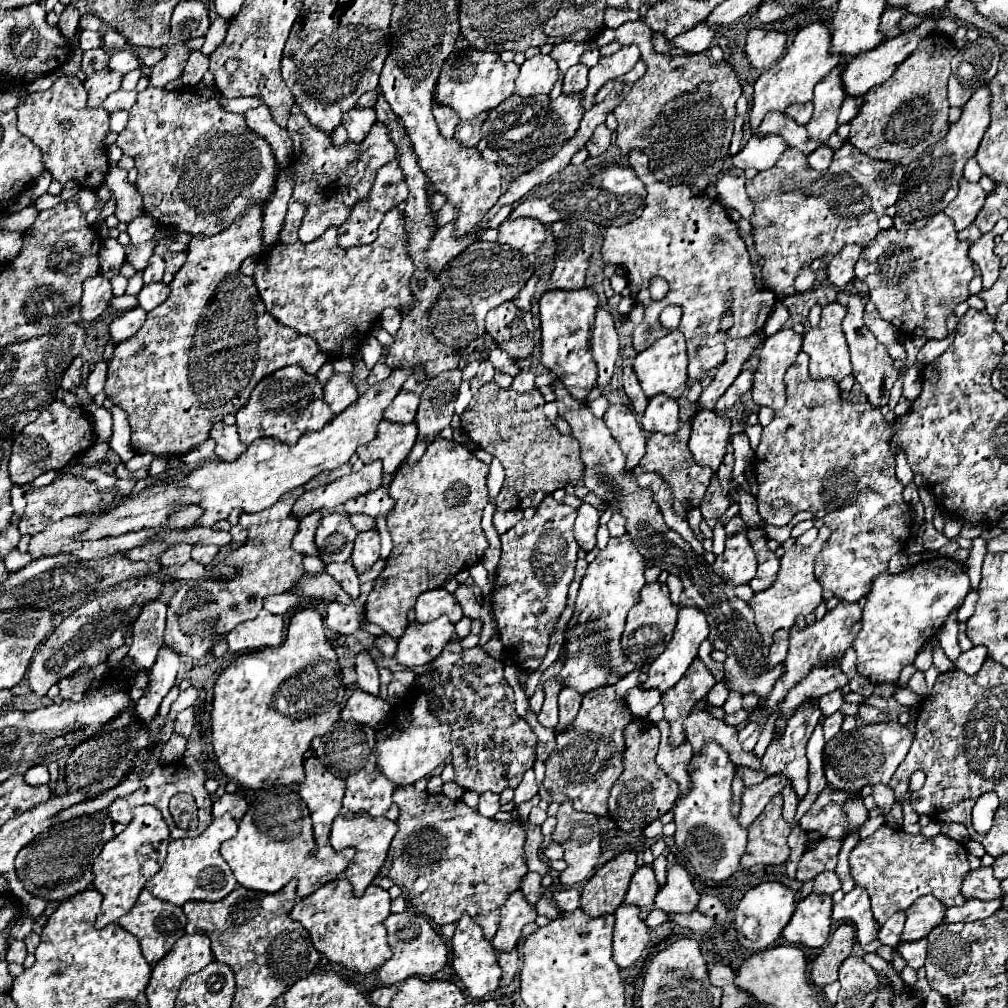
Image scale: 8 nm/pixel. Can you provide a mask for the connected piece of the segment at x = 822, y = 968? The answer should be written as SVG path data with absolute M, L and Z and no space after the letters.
M841 924L833 932L833 936L823 946L821 954L815 958L811 968L811 982L817 988L823 988L825 984L831 984L837 980L837 970L841 962L851 954L853 938L855 938L855 930L851 924Z

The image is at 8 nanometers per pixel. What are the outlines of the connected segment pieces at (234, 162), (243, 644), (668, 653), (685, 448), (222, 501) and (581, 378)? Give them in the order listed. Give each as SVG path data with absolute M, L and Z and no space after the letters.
M149 86L139 92L137 102L129 110L127 128L117 136L115 144L125 156L135 160L135 168L139 170L137 190L143 196L143 210L159 224L193 236L211 236L225 230L225 226L229 226L229 222L233 222L249 202L261 202L273 194L277 162L267 140L251 132L241 114L223 110L215 98L197 100L189 88L165 92Z
M261 610L257 618L239 624L227 634L229 650L235 654L257 650L257 648L277 648L283 644L285 622L283 616L275 616L267 610Z
M685 606L685 608L681 608L679 610L679 620L677 620L677 626L675 626L675 634L673 634L671 642L651 662L647 678L645 678L645 682L641 686L643 688L657 688L661 692L665 692L667 688L675 686L681 680L681 676L685 674L685 670L689 668L689 664L693 662L693 658L697 656L697 648L707 638L707 632L709 632L709 626L705 622L705 614L703 614L701 608L697 608L697 606Z
M691 422L681 424L681 428L675 434L651 434L647 438L647 452L639 462L639 468L643 472L657 472L663 482L669 486L673 496L673 512L681 518L687 516L689 508L697 508L705 496L705 490L715 476L715 472L707 466L699 466L689 450L689 434L691 434Z
M397 368L391 376L383 382L377 382L367 388L365 394L357 398L347 410L335 416L329 424L325 424L317 432L303 434L297 444L285 444L277 438L257 438L235 462L221 460L207 460L197 470L193 470L187 478L175 480L171 486L151 486L137 498L121 498L121 504L109 508L93 526L81 534L85 540L97 540L105 536L119 536L131 530L151 528L151 526L165 526L167 516L173 506L181 504L201 504L203 516L199 518L199 526L213 526L217 520L229 516L233 508L243 512L261 512L273 506L281 494L303 486L311 478L315 478L323 470L339 468L341 464L349 462L355 454L359 444L367 444L377 436L377 426L383 420L385 408L393 402L393 398L403 388L405 380L417 372L417 368Z
M593 288L579 290L547 290L539 302L541 318L541 352L543 366L549 368L569 390L575 400L585 400L597 382L597 364L591 354L589 330L597 310L597 292Z

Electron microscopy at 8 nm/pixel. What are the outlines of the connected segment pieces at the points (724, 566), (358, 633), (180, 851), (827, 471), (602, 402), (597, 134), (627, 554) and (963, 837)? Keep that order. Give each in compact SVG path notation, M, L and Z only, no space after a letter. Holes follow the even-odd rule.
M735 514L725 526L725 552L717 556L713 570L717 576L729 578L733 584L747 584L757 572L757 558L747 538L747 524Z
M375 580L362 584L359 597L350 604L339 604L339 602L327 604L327 618L325 618L329 630L343 636L351 636L359 640L363 646L369 646L369 650L377 650L377 644L375 636L363 628L363 624L367 621L363 616L363 607L374 585Z
M223 814L219 818L213 818L213 822L207 826L207 830L195 838L183 838L183 840L171 840L167 858L163 868L147 882L147 890L165 902L171 902L175 906L183 906L187 900L201 900L201 902L217 902L225 898L235 886L237 880L229 868L229 864L221 858L219 846L227 838L233 838L237 834L237 822L231 818L231 814Z
M799 352L797 360L789 366L787 374L785 374L785 382L787 382L787 404L785 408L777 410L773 420L763 426L763 434L761 434L761 442L755 450L755 462L753 462L753 468L755 468L755 478L757 478L757 495L755 496L758 506L758 512L760 517L767 522L767 524L778 526L783 524L783 520L791 520L793 514L801 512L801 510L809 510L813 512L817 518L821 518L825 522L825 526L831 530L831 538L829 538L829 544L825 546L825 550L821 550L821 554L817 556L817 562L815 562L815 576L821 584L823 590L831 590L835 594L835 598L841 598L841 600L847 600L847 602L857 602L859 598L863 598L867 592L869 592L869 586L871 586L871 578L885 572L887 570L887 564L891 560L891 556L895 556L897 552L903 552L907 546L907 540L911 536L911 508L909 504L905 504L901 492L903 492L903 484L897 480L895 476L895 458L893 454L889 454L889 422L885 422L883 414L879 408L873 408L869 404L853 404L849 400L843 400L841 398L841 390L839 390L839 384L833 382L833 378L821 378L821 380L815 380L809 376L809 370L807 370L807 362L809 362L809 356ZM778 498L785 498L787 500L787 506L783 506L781 510L775 510L772 503Z
M601 394L599 398L587 402L587 404L589 404L589 408L593 410L593 414L595 414L597 418L603 418L603 414L605 414L605 410L607 410L607 406L609 406L609 402L607 402L607 398L605 398L603 394Z
M599 124L593 132L593 136L589 138L586 149L590 156L596 157L605 152L611 142L611 130L605 124Z
M629 534L611 538L607 548L603 548L599 552L599 556L587 566L587 574L581 580L579 594L577 594L577 600L575 600L575 612L573 612L569 628L565 630L565 642L563 642L563 648L561 648L561 654L559 654L559 658L563 658L563 668L555 676L555 680L559 680L563 684L563 688L573 688L575 692L579 692L583 696L589 690L603 686L605 680L619 666L623 666L627 662L627 656L621 648L621 634L623 634L623 628L625 628L627 612L637 604L639 590L645 586L643 570L645 570L645 558L639 554L639 550L637 550L637 546L635 546L635 542L631 540Z
M943 822L941 824L941 832L951 836L951 838L955 838L961 844L969 842L969 832L967 832L967 828L963 824L947 824L947 822Z

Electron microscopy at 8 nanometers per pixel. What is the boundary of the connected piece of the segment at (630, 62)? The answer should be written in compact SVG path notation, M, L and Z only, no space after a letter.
M633 44L631 46L623 46L613 56L601 58L599 64L589 70L589 86L579 94L581 108L585 112L591 110L593 104L595 104L595 96L601 90L601 86L605 86L609 80L617 80L623 74L627 74L639 62L639 58L641 58L639 48L633 46Z

